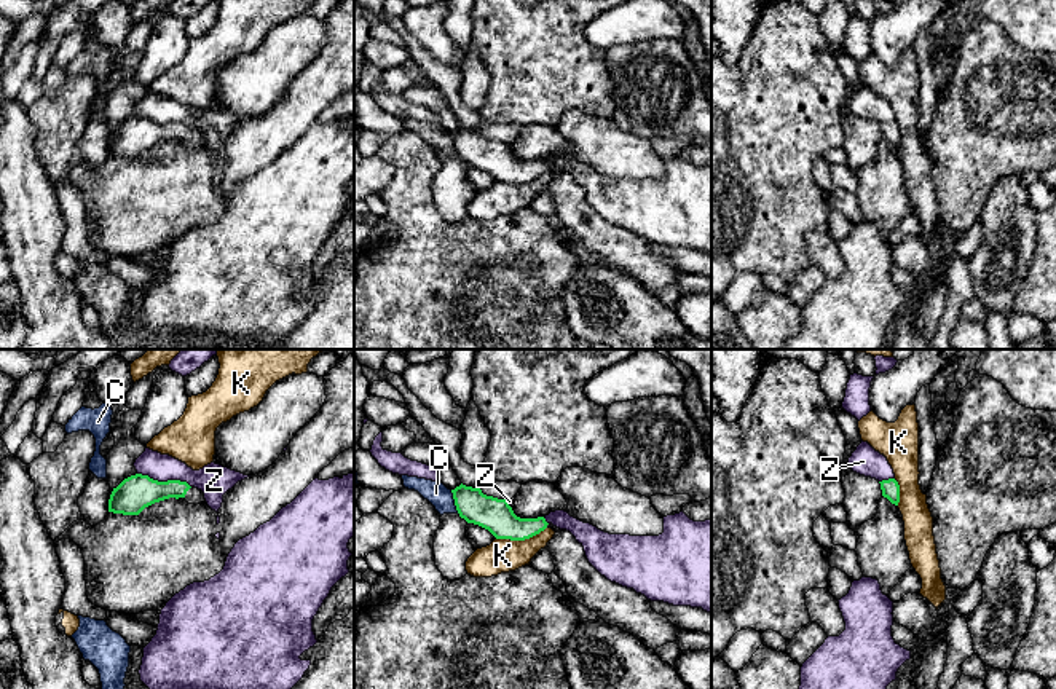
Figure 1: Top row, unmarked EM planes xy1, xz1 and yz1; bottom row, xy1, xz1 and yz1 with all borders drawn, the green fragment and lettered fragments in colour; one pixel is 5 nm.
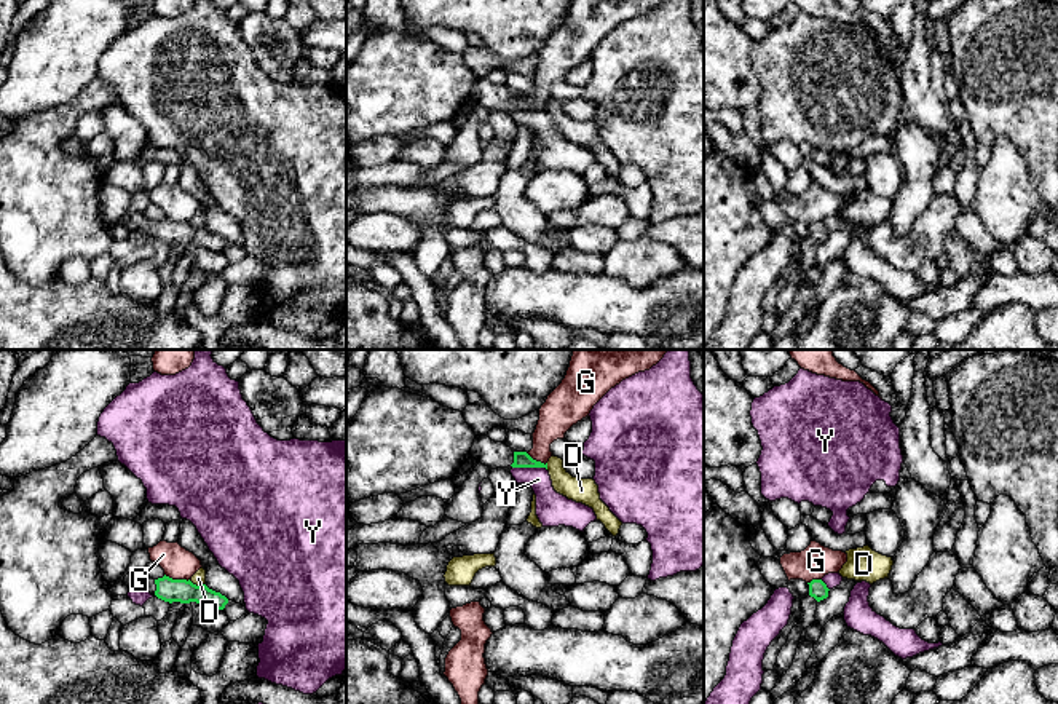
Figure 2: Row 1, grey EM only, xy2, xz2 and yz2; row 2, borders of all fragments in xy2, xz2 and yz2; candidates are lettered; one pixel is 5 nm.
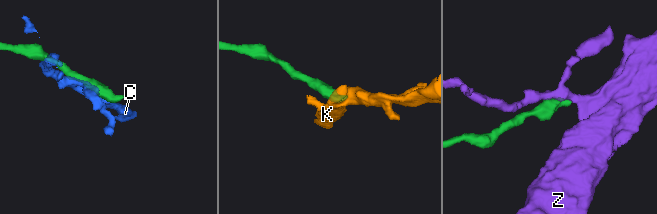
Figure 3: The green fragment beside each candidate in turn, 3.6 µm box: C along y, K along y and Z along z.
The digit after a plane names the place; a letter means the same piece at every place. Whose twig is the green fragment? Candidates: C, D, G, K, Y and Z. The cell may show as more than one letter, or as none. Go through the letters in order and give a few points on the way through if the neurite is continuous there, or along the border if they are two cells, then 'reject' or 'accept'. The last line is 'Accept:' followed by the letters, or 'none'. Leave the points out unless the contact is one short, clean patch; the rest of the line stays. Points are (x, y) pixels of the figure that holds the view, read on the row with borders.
C: reject
D: border xy2 (189, 580), (205, 585); reject
G: border xy2 (165, 573), (173, 578), (189, 580); reject
K: border xz1 (546, 527), (524, 539), (496, 539); reject
Y: reject
Z: border xy1 (137, 472), (158, 480), (184, 480), (190, 487); reject
Accept: none

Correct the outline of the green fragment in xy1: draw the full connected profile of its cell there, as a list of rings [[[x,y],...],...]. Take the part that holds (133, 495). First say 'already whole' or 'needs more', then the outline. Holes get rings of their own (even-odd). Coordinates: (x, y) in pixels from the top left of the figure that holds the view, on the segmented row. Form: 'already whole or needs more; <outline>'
needs more; [[[136,474],[113,488],[108,499],[108,512],[139,515],[145,507],[169,498],[183,498],[188,504],[201,504],[206,501],[204,493],[190,486],[187,482],[158,482],[148,475]]]

